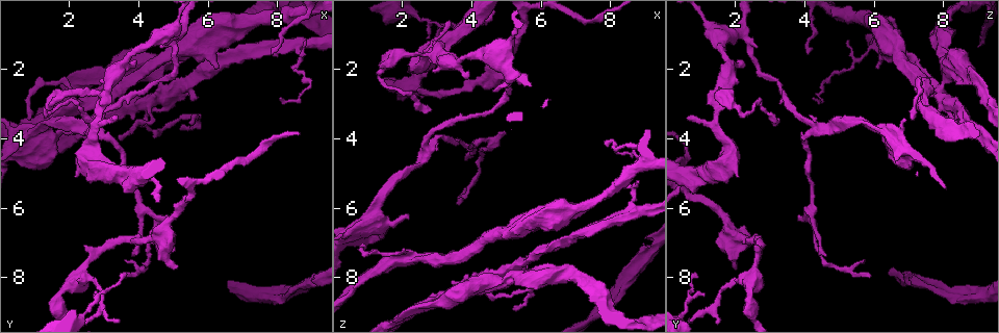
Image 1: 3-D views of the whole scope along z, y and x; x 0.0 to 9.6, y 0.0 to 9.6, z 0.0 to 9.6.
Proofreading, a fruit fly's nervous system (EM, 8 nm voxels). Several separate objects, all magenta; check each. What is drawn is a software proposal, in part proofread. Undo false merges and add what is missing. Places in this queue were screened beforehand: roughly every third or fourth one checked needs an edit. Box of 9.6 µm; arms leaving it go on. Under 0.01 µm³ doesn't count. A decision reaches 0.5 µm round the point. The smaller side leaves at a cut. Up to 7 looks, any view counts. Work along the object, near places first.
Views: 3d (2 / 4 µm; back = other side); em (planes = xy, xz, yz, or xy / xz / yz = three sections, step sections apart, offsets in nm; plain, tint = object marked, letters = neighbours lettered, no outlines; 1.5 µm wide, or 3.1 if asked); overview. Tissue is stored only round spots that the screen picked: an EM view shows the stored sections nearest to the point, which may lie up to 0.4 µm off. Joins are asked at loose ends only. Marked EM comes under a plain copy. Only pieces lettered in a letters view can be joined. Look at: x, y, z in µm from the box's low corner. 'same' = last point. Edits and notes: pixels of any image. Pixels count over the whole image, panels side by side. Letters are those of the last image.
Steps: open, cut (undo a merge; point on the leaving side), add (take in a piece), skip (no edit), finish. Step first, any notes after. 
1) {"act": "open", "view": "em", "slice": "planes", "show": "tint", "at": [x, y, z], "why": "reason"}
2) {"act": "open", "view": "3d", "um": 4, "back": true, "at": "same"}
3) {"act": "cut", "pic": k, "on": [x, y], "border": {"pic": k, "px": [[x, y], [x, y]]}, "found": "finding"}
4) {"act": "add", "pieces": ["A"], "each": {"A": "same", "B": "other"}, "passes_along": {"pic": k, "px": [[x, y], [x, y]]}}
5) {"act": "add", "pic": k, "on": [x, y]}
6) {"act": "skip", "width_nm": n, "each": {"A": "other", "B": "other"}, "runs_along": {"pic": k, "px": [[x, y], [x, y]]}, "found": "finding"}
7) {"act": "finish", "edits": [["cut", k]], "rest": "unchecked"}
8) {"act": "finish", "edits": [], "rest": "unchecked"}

{"act": "open", "view": "3d", "um": 2, "at": [1.10, 3.75, 6.25], "why": "a fork"}

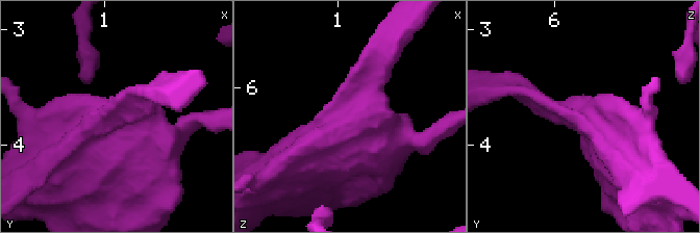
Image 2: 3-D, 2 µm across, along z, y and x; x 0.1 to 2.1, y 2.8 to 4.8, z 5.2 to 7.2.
{"act": "open", "view": "em", "slice": "planes", "show": "letters", "at": [1.14, 3.70, 6.26]}

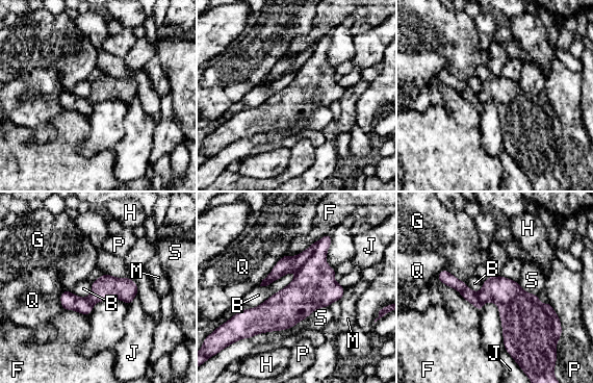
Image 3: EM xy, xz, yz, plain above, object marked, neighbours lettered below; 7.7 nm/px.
{"act": "cut", "pic": 3, "on": [287, 264], "each": {"B": "other", "F": "other", "G": "other", "H": "other", "J": "other", "M": "other", "P": "other", "Q": "other", "S": "other"}, "border": {"pic": 3, "px": [[317, 241], [312, 255], [297, 271]]}, "found": "two cells meet here"}

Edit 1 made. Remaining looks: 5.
{"act": "open", "view": "overview", "why": "see it whole again"}

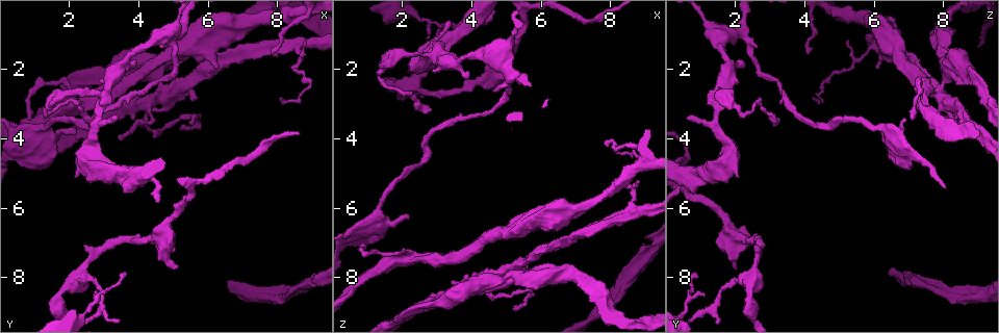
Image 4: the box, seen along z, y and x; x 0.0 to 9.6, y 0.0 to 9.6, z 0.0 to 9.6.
{"act": "open", "view": "em", "slice": "yz", "step": 8, "show": "letters", "at": [4.65, 2.45, 7.95], "why": "sharp bend"}

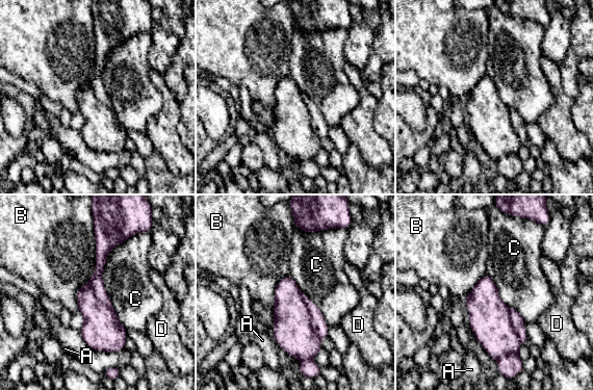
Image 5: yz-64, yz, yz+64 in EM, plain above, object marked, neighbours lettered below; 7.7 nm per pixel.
{"act": "cut", "pic": 5, "on": [292, 332], "longest_contact_nm": ["B", 800], "each": {"A": "other", "B": "other", "C": "other", "D": "other"}, "found": "a second cell is stuck on"}

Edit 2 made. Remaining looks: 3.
{"act": "open", "view": "overview", "why": "see it whole again"}

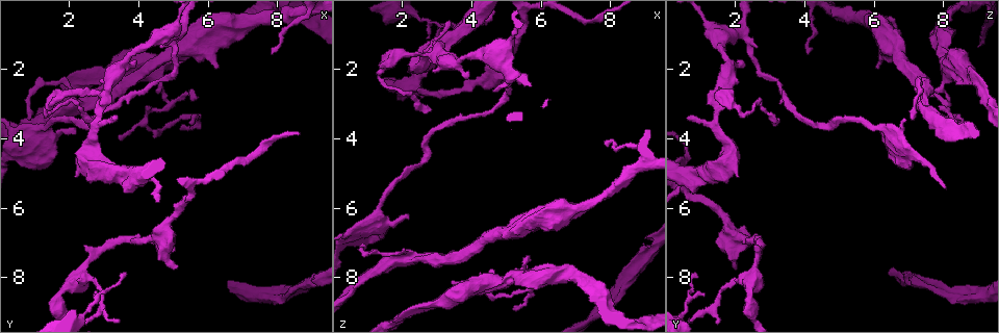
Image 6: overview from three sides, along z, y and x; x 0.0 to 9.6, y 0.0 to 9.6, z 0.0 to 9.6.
{"act": "open", "view": "em", "slice": "xz", "step": 4, "show": "letters", "at": [3.60, 8.05, 0.90]}

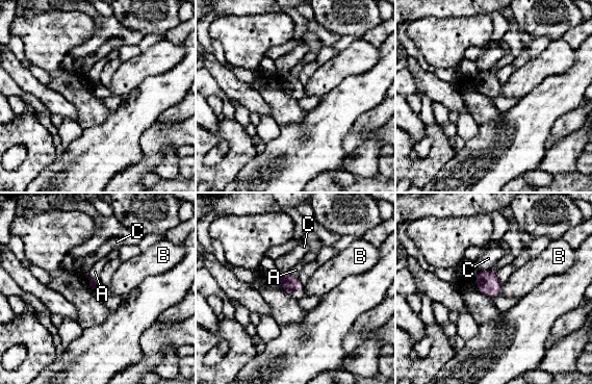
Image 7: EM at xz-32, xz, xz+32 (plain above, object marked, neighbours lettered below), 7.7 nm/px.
{"act": "skip", "width_nm": 80, "longest_contact_nm": ["A", 120], "each": {"A": "other", "B": "other", "C": "other"}, "found": "none of them fits"}

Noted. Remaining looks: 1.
{"act": "finish", "edits": [["cut", 3], ["cut", 5]], "rest": "unchecked"}

